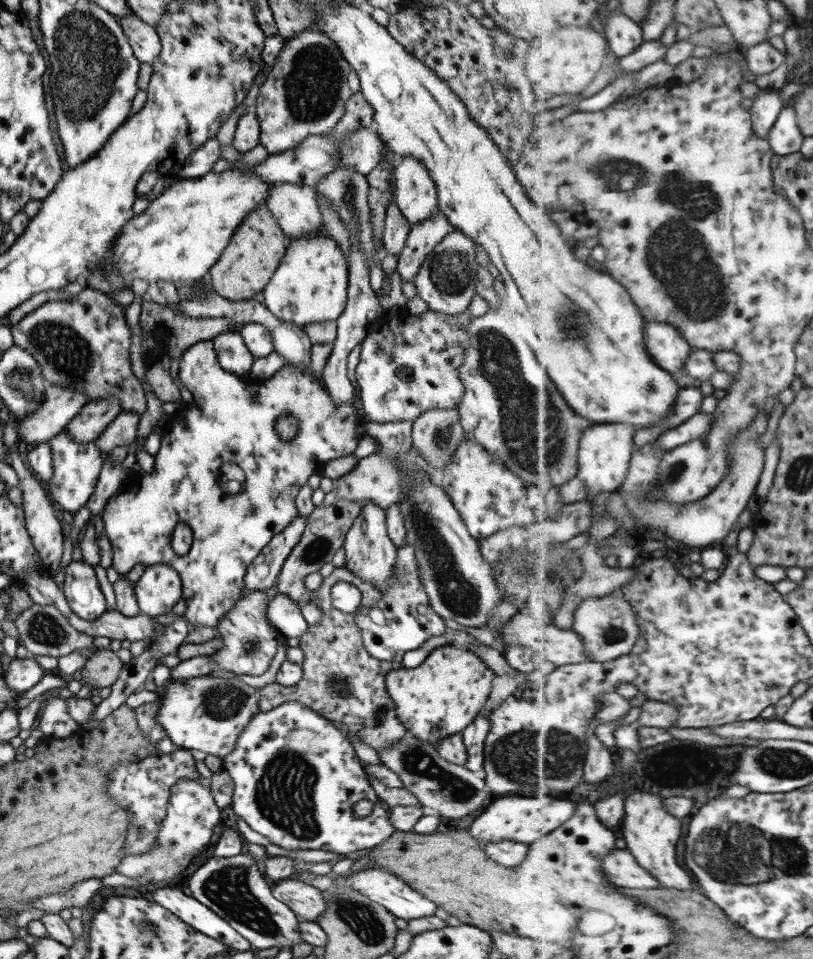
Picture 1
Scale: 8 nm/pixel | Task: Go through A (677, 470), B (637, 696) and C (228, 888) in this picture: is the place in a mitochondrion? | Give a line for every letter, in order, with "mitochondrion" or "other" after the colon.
A: mitochondrion
B: other
C: mitochondrion

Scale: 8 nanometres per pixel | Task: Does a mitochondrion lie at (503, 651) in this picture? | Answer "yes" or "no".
no

